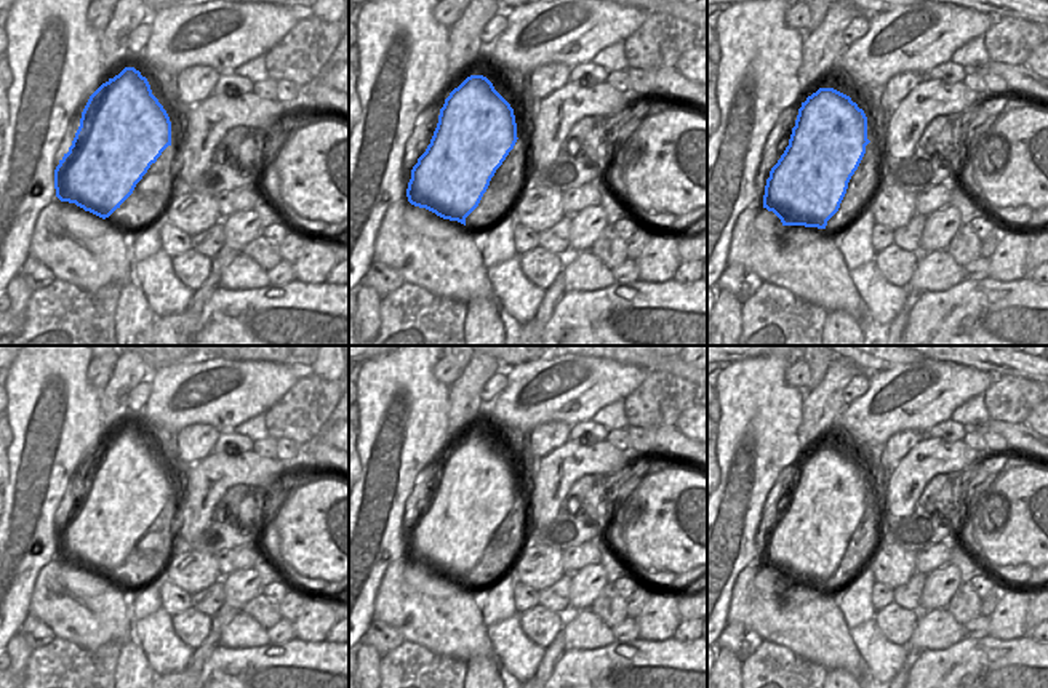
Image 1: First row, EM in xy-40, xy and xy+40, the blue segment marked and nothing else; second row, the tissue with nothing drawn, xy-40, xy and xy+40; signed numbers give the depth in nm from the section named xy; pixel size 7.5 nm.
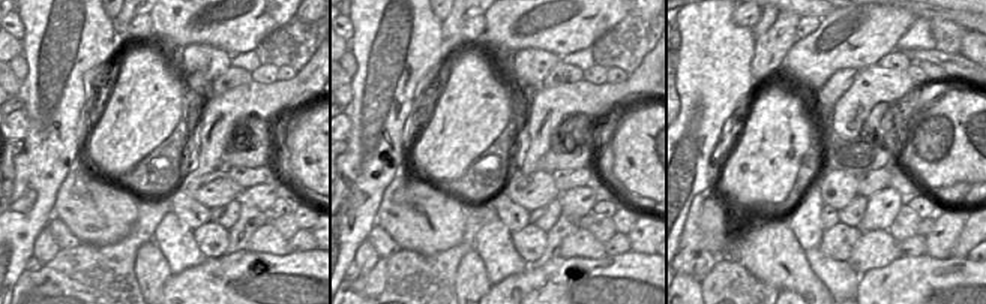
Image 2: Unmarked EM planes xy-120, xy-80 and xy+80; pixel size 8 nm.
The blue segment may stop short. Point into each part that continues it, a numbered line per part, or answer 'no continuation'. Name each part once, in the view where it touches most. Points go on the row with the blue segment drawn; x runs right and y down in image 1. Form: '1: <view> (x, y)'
no continuation

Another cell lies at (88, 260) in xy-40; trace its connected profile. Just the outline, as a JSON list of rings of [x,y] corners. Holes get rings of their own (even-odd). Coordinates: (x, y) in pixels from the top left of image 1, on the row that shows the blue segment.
[[[54,200],[42,210],[30,237],[29,256],[40,261],[54,275],[85,291],[96,291],[109,283],[130,282],[131,250],[122,230],[102,235],[77,227],[56,227],[56,214],[64,202]]]

